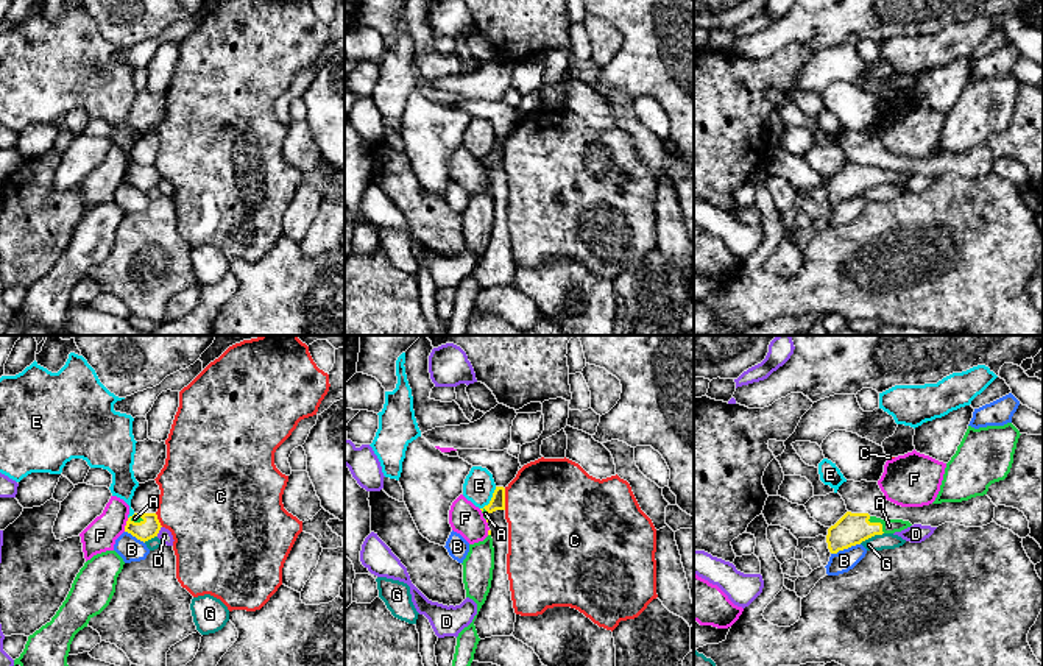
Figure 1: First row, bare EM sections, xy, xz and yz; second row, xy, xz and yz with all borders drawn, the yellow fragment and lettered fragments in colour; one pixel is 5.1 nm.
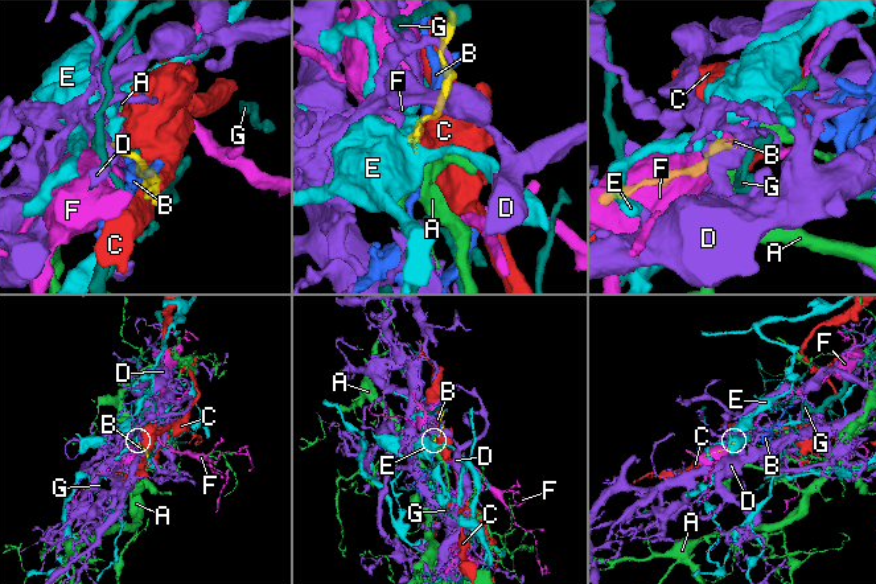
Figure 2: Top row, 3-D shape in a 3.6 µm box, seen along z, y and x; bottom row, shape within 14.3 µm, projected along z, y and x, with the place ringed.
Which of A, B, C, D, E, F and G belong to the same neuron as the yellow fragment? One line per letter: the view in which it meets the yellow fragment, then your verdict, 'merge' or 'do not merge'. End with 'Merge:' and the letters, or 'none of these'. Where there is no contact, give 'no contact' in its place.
A: yz | merge
B: yz | do not merge
C: xz | do not merge
D: xy | do not merge
E: xz | do not merge
F: xy | do not merge
G: yz | do not merge
Merge: A

